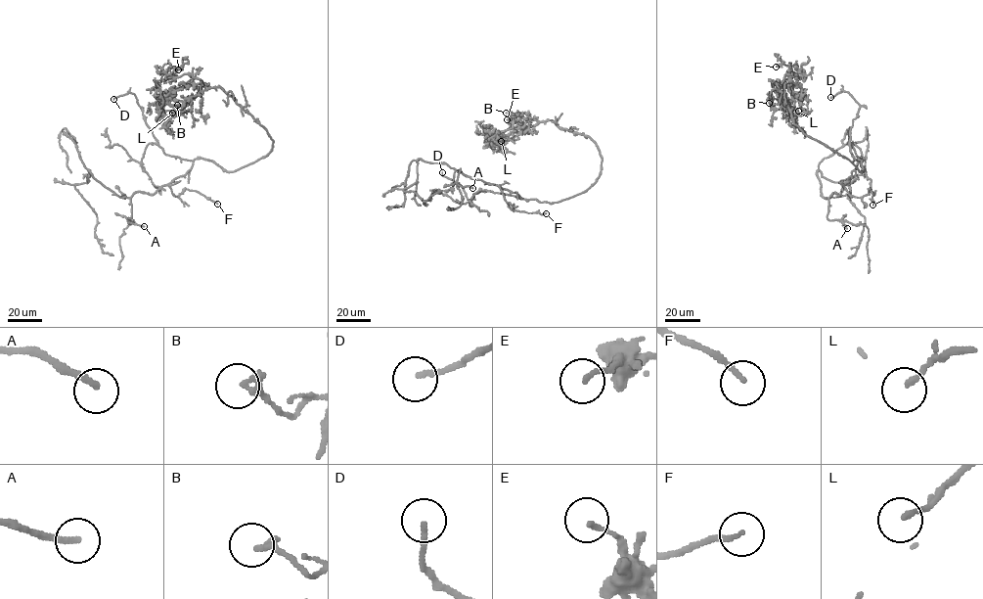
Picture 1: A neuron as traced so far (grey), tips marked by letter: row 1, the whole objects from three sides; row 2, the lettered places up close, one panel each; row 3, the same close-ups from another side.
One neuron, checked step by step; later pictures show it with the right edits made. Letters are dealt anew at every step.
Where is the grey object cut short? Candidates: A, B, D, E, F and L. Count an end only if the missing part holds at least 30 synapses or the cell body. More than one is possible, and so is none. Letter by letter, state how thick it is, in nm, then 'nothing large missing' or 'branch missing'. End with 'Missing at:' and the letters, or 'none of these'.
A: 220 nm | branch missing
B: 240 nm | nothing large missing
D: 160 nm | branch missing
E: 170 nm | nothing large missing
F: 140 nm | nothing large missing
L: 180 nm | branch missing
Missing at: A, D, L

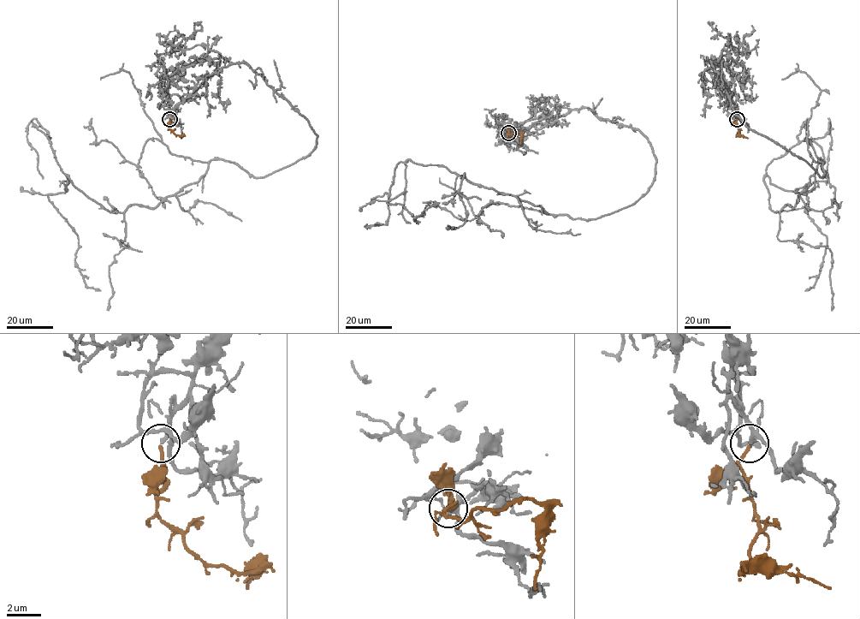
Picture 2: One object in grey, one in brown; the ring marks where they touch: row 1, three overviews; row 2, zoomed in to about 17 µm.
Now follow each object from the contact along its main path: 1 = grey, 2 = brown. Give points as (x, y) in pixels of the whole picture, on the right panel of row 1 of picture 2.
1: (737, 118), (712, 62), (745, 125), (822, 163), (779, 212), (763, 178), (827, 238), (807, 290)
2: (737, 119), (736, 136), (748, 138)

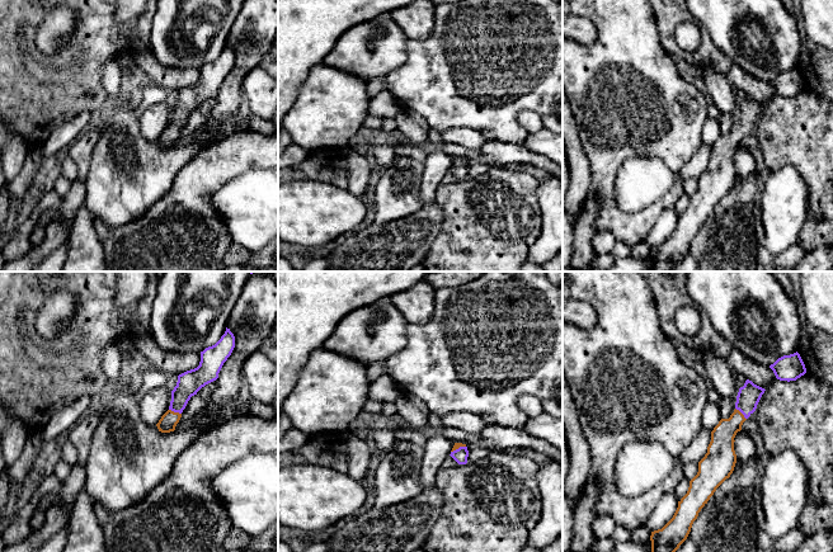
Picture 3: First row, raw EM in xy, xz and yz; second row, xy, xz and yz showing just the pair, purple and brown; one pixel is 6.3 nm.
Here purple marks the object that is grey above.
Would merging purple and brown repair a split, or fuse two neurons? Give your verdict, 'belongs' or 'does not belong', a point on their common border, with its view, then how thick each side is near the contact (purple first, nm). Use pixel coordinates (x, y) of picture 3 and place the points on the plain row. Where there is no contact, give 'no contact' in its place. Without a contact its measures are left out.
belongs | xy (175, 127) | 150/110 nm

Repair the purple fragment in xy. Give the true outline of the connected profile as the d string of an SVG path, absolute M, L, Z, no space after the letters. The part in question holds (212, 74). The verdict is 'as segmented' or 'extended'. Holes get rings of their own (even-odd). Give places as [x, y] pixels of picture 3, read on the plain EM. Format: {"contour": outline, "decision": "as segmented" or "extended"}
{"contour": "M226 43L225 49L215 61L201 67L198 82L178 91L177 102L171 107L169 126L156 140L159 147L170 148L175 146L190 113L197 110L202 103L218 94L218 89L234 63L235 52L230 44Z", "decision": "extended"}

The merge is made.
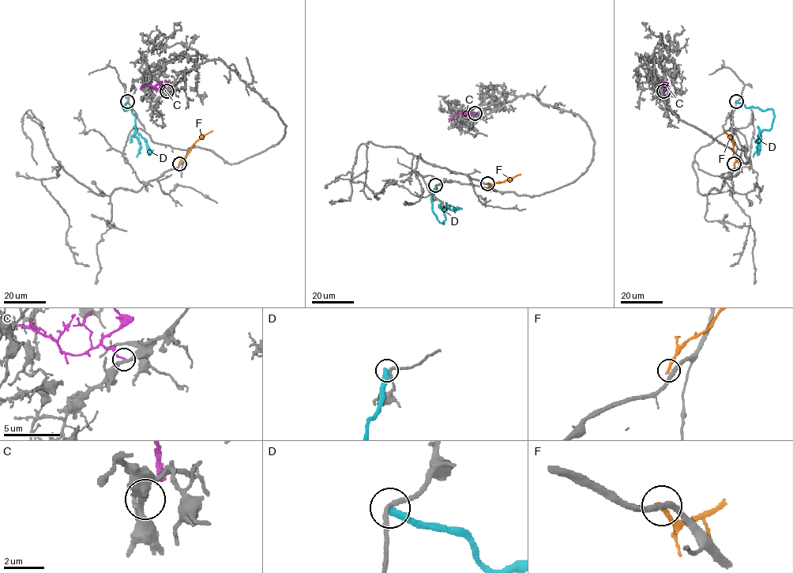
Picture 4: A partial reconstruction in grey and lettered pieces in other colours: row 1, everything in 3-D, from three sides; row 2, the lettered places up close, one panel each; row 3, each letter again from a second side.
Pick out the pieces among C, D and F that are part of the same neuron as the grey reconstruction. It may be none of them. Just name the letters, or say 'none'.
none

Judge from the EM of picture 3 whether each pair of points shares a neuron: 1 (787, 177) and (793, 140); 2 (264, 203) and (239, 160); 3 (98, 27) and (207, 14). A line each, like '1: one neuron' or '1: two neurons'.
1: two neurons
2: two neurons
3: two neurons

